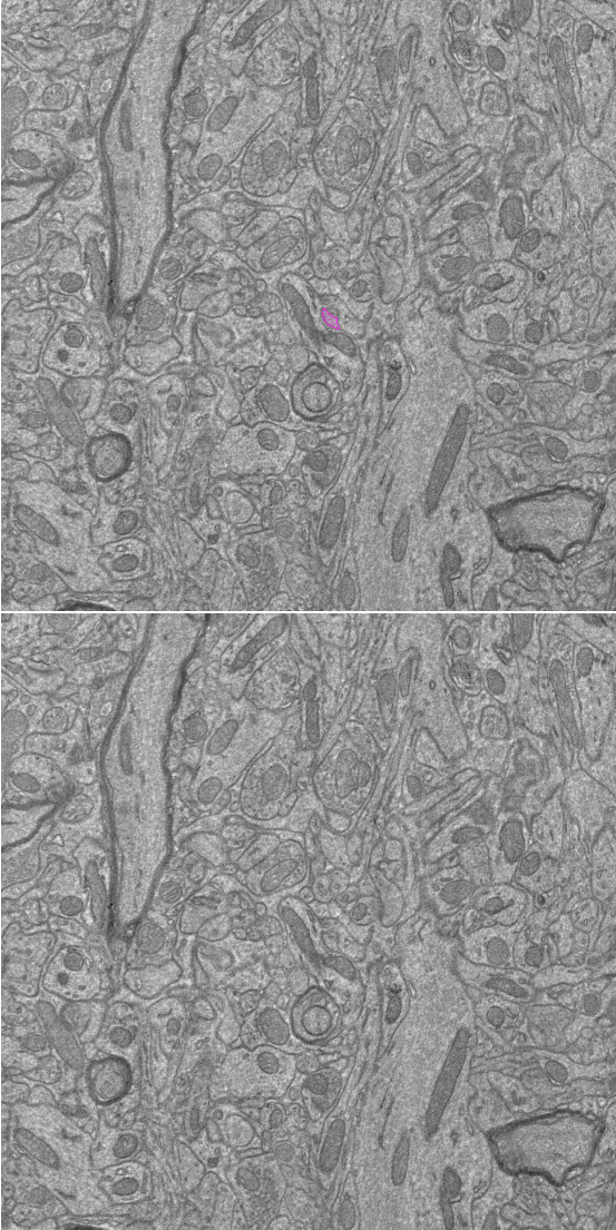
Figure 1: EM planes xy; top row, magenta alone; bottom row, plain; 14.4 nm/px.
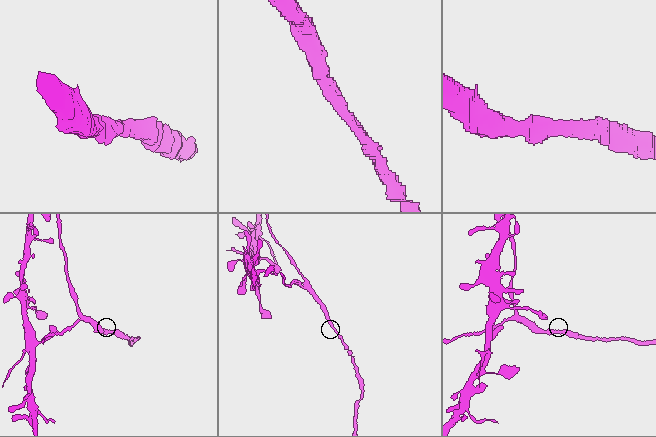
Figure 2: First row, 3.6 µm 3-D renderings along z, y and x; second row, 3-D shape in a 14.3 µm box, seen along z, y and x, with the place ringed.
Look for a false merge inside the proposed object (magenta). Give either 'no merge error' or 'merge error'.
no merge error

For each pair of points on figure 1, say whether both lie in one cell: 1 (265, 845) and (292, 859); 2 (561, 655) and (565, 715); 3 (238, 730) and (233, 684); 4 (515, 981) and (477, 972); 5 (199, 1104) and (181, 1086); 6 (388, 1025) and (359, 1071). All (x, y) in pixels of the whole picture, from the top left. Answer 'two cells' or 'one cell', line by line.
1: two cells
2: one cell
3: two cells
4: one cell
5: two cells
6: two cells

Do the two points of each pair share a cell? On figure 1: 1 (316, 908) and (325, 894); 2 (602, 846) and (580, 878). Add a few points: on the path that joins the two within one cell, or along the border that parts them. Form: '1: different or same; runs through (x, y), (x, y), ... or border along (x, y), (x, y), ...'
1: different; border along (314, 898), (326, 904)
2: different; border along (588, 863), (590, 867), (590, 891)

